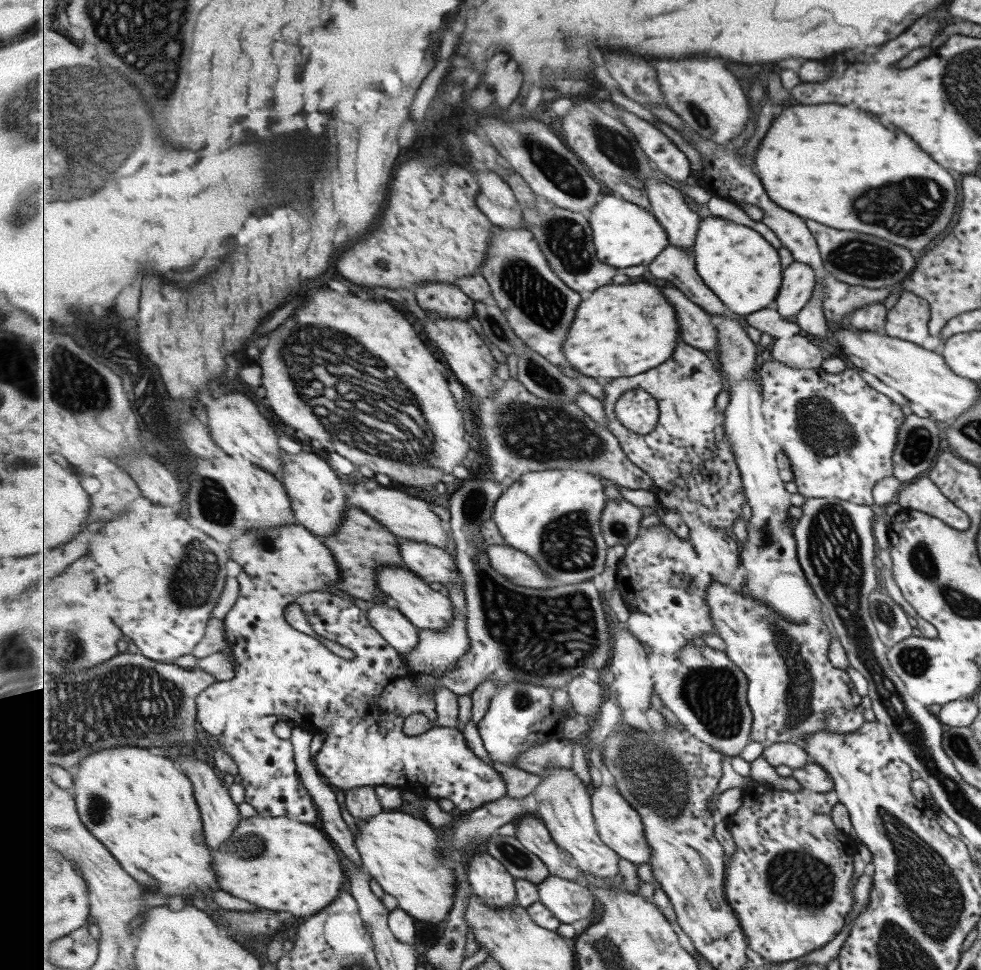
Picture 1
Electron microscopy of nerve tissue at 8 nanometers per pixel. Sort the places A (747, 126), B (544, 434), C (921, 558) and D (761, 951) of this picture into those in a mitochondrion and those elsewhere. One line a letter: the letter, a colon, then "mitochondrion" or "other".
A: other
B: mitochondrion
C: mitochondrion
D: other

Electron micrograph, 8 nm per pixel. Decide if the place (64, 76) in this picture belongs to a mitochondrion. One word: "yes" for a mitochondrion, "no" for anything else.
yes

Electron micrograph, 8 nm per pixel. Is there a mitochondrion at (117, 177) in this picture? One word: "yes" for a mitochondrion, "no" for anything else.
yes

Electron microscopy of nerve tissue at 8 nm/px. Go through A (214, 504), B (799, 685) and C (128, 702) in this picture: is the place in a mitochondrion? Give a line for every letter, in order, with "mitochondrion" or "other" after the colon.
A: mitochondrion
B: mitochondrion
C: mitochondrion

